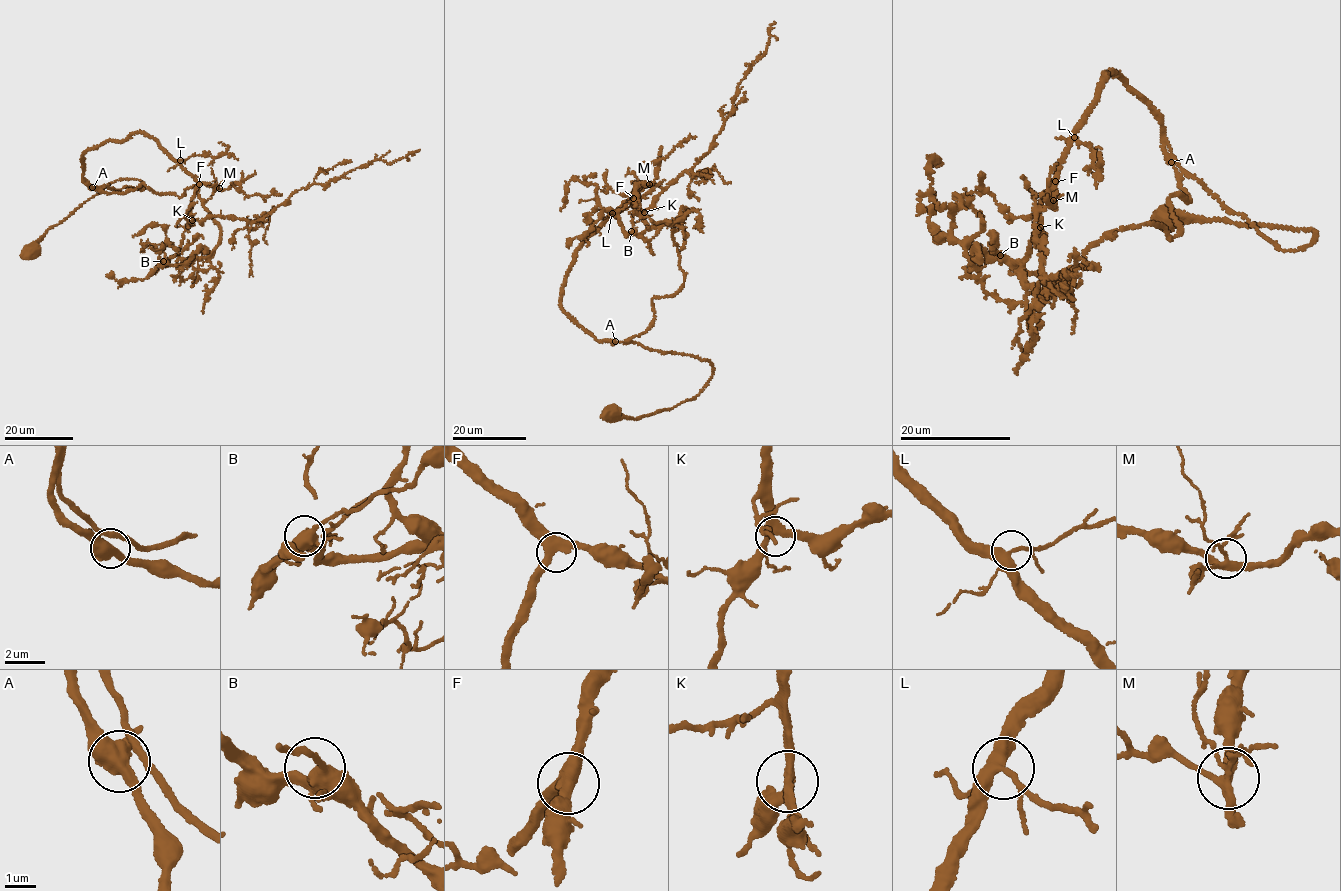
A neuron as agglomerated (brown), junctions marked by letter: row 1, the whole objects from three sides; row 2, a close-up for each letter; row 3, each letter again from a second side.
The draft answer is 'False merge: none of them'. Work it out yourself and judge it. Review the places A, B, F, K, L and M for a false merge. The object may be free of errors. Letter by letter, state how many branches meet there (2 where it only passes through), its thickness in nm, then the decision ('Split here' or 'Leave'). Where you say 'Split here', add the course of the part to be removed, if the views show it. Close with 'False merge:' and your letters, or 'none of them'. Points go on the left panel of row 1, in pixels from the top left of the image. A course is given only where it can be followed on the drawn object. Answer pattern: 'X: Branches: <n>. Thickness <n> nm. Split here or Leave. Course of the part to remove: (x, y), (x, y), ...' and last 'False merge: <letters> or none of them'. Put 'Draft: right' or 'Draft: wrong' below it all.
A: Branches: 5. Thickness 500 nm. Leave
B: Branches: 4. Thickness 400 nm. Leave
F: Branches: 3. Thickness 400 nm. Leave
K: Branches: 3. Thickness 320 nm. Leave
L: Branches: 4. Thickness 320 nm. Leave
M: Branches: 5. Thickness 240 nm. Leave
False merge: none of them
Draft: right

